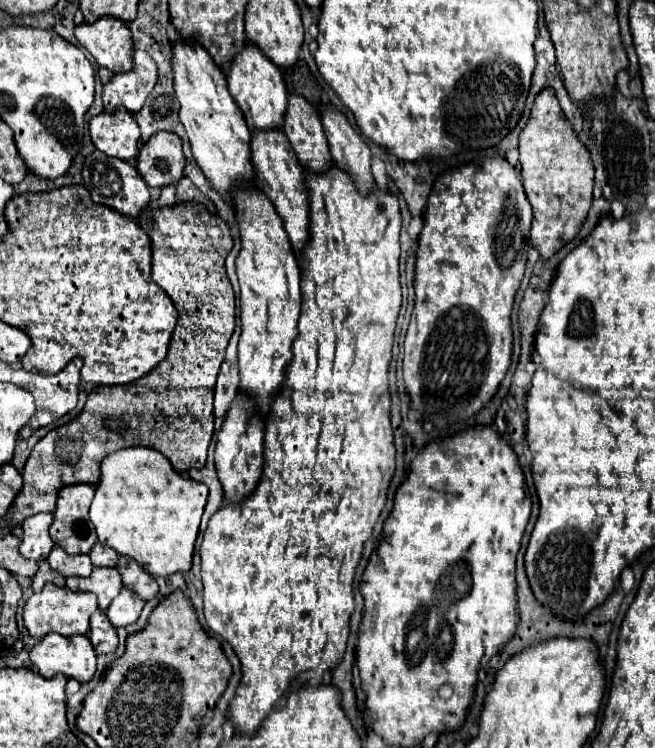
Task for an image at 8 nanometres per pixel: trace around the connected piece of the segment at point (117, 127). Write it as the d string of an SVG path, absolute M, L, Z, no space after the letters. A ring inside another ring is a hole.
M115 109L113 113L101 113L91 119L89 133L95 147L109 157L133 159L139 153L141 131L139 125L127 109Z

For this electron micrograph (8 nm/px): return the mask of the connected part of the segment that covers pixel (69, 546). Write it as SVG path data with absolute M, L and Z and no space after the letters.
M77 483L59 491L57 509L49 527L55 545L63 547L71 555L89 553L97 543L95 527L89 521L89 505L95 495L95 485Z

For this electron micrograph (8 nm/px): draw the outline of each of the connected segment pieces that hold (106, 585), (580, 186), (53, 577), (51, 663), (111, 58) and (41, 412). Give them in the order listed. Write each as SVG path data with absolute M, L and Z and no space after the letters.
M93 567L93 573L89 577L67 577L67 587L71 591L91 591L99 599L99 609L107 611L109 603L117 597L121 591L121 575L117 569L107 567Z
M543 89L535 99L531 119L519 135L519 153L525 195L533 207L531 245L545 261L581 231L593 201L593 161L561 115L553 89Z
M39 561L39 571L37 571L35 577L33 577L33 591L39 593L47 581L53 581L53 583L59 585L59 587L65 585L65 577L61 577L59 573L55 573L55 571L49 567L47 561Z
M49 633L33 645L29 657L43 677L63 673L79 683L91 681L97 665L97 653L87 635L63 637L59 633Z
M101 17L95 23L75 27L77 41L95 57L101 67L113 73L133 67L133 39L129 27L115 17Z
M77 357L61 373L51 377L45 377L45 375L39 377L39 385L37 385L37 377L31 373L23 373L25 375L23 383L21 379L17 379L17 385L31 391L31 395L35 397L35 415L19 431L23 439L27 439L35 429L57 421L77 405L81 367L83 367L83 361Z

